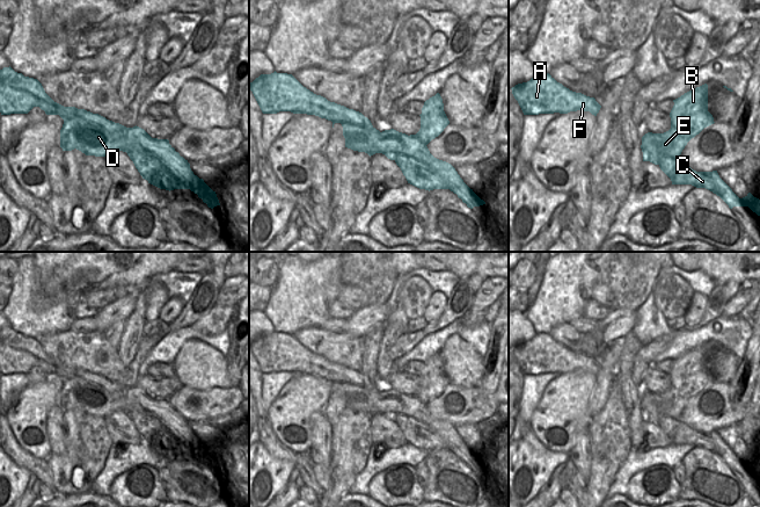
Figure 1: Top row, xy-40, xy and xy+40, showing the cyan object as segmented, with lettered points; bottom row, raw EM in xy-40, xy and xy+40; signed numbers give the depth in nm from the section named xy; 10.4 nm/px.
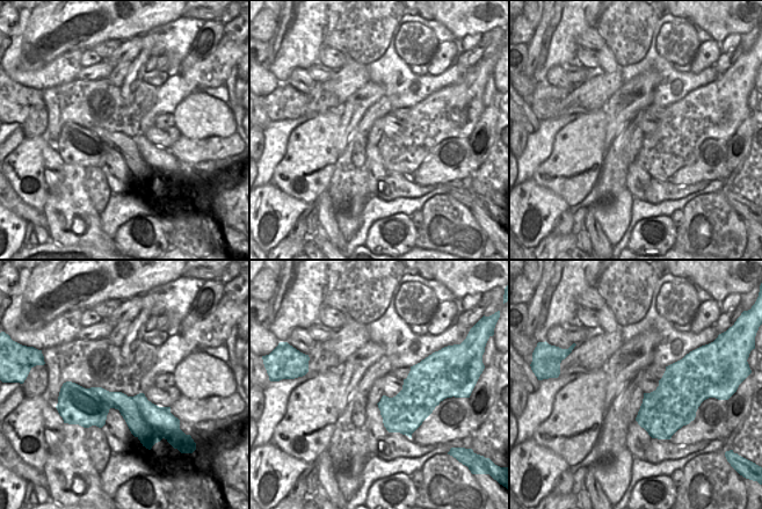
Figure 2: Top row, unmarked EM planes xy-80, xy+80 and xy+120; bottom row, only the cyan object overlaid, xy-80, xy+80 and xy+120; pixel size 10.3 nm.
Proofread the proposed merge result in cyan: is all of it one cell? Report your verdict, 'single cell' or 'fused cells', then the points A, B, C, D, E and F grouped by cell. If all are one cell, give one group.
fused cells; A C D F / B E

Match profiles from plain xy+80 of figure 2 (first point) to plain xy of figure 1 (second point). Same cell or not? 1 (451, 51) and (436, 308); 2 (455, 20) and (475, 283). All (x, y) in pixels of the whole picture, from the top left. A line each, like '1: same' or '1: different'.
1: same
2: different

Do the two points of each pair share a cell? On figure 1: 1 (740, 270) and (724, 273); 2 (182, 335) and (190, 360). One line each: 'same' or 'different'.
1: same
2: different

